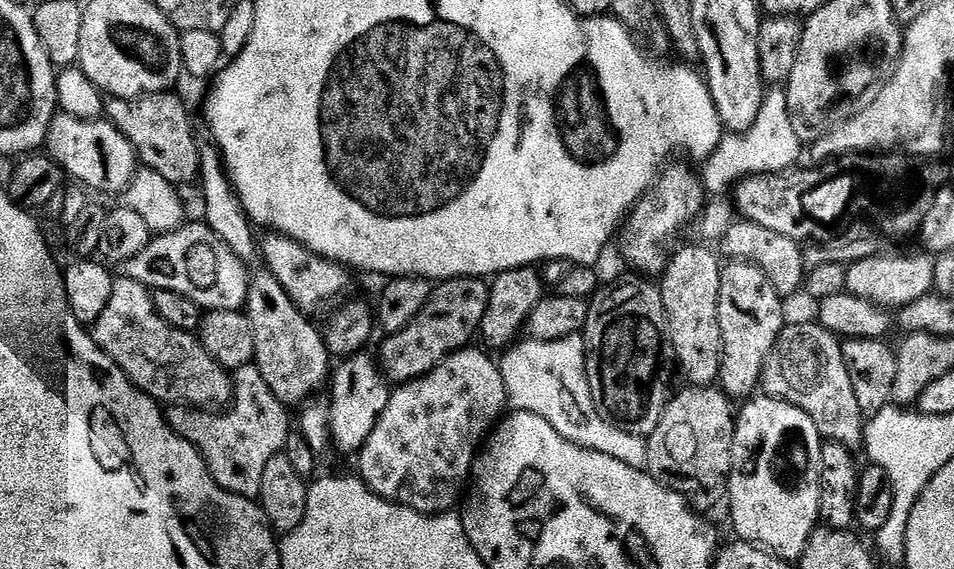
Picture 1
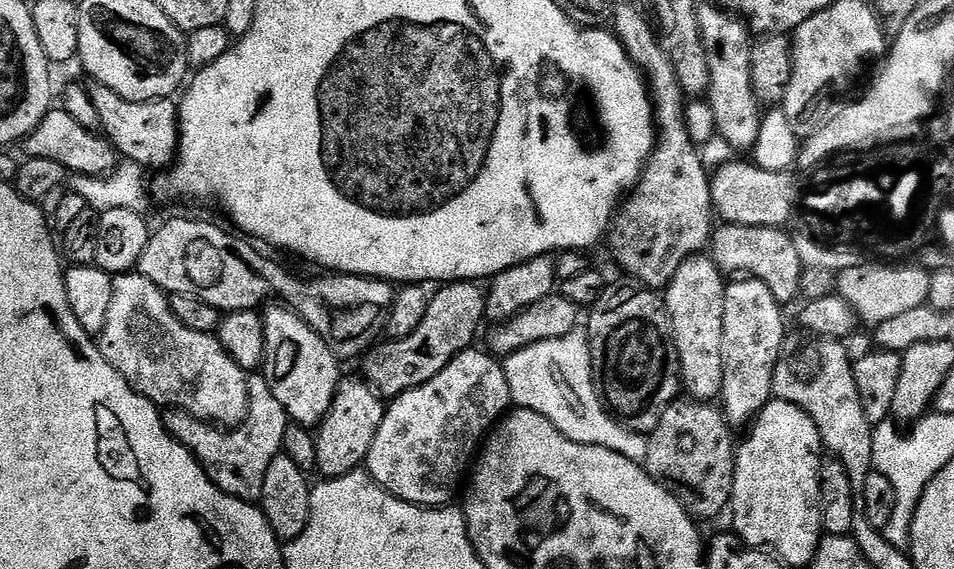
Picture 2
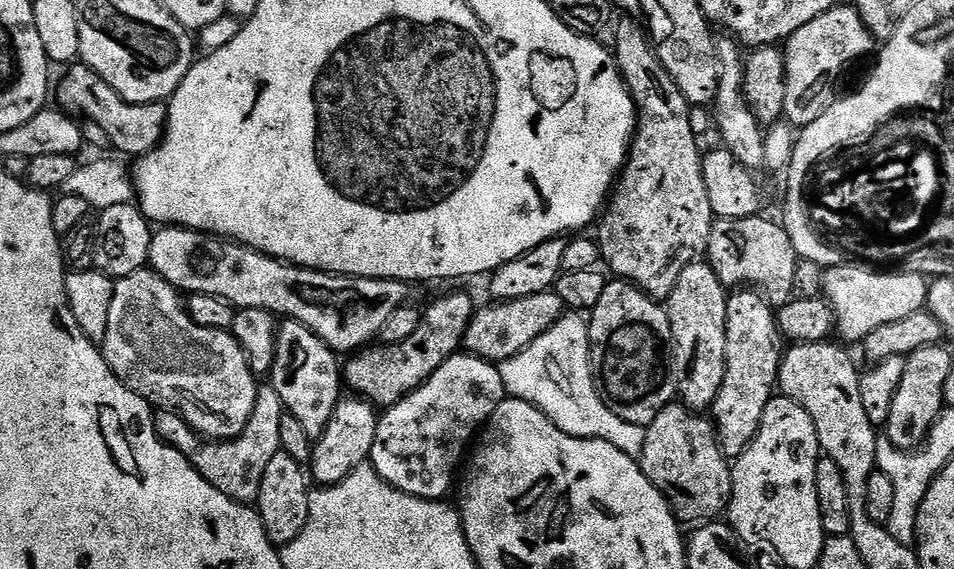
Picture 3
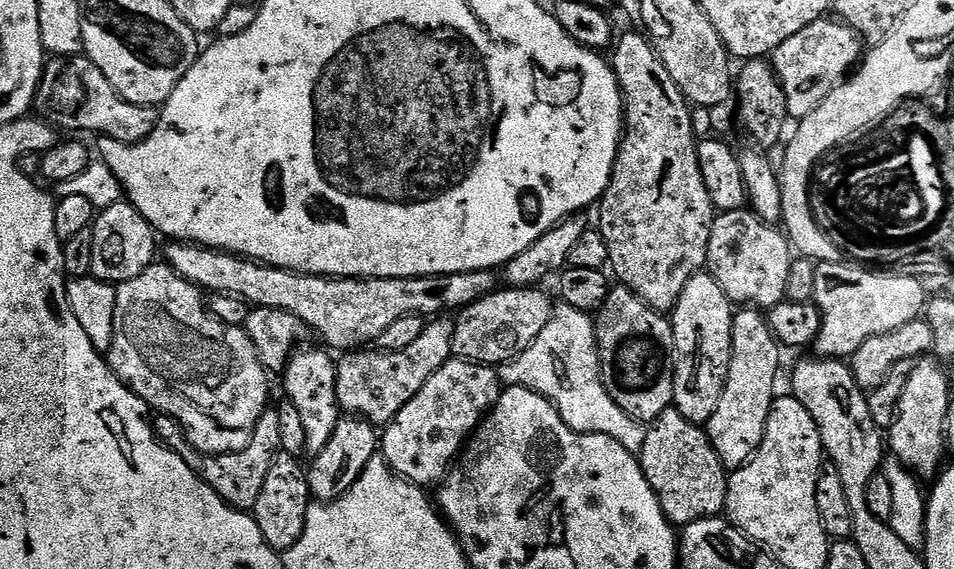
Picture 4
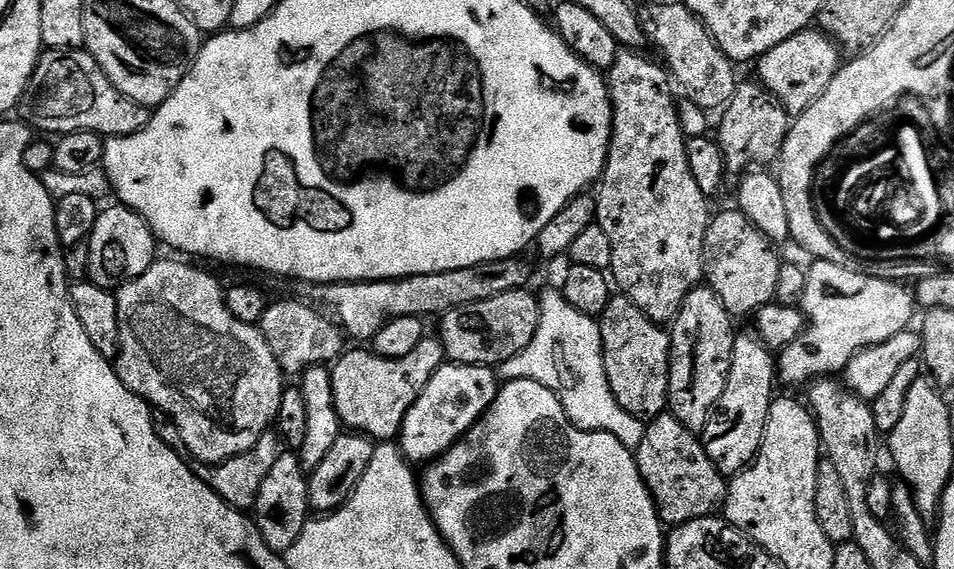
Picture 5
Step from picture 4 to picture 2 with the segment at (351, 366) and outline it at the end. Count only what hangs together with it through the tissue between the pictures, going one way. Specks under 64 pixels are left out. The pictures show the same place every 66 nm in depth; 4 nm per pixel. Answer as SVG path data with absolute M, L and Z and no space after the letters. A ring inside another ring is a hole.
M453 280L437 288L440 289L431 293L426 318L422 318L418 330L414 330L412 334L406 334L406 338L381 339L381 344L379 342L373 343L370 351L363 357L363 360L365 359L364 372L362 372L363 379L367 380L380 393L381 397L395 398L406 390L430 382L430 378L434 378L434 374L442 371L457 354L467 352L473 347L472 339L475 338L480 323L485 323L486 320L484 315L485 289L479 283L471 280Z

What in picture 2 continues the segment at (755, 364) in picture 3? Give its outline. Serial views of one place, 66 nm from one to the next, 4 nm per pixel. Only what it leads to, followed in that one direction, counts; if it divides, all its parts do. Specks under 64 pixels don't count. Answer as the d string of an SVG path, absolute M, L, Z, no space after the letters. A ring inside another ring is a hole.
M752 276L736 278L724 290L722 310L722 390L718 397L724 417L733 429L751 425L757 414L773 399L772 383L778 354L784 345L785 309L774 298L766 282Z

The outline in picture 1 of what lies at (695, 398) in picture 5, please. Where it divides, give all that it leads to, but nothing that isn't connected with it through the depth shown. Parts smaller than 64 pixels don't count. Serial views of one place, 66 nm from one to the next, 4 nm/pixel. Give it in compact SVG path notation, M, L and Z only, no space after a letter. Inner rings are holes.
M696 244L689 248L680 246L673 251L658 287L668 311L668 332L672 336L679 371L689 385L706 388L720 379L722 330L718 322L718 290L722 260L708 249L711 247Z

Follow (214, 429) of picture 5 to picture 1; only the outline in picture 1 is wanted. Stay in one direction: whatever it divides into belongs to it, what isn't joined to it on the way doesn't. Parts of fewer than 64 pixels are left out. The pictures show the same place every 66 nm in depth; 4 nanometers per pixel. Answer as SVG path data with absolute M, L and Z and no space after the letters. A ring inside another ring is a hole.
M121 275L113 279L110 303L102 310L102 318L91 325L90 331L94 343L128 375L128 381L157 402L175 398L192 406L224 406L233 399L234 380L229 369L221 366L193 333L162 322L152 301L152 292L130 278Z

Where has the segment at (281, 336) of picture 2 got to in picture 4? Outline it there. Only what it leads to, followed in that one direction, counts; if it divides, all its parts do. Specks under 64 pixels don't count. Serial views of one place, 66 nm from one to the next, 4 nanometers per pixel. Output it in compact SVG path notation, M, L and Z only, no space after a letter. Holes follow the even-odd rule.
M323 347L303 348L293 352L283 370L283 395L290 402L294 402L294 406L298 406L298 414L302 414L302 427L306 429L306 453L313 457L320 453L326 442L330 442L330 434L334 434L342 418L342 409L336 403L337 361L331 360Z

